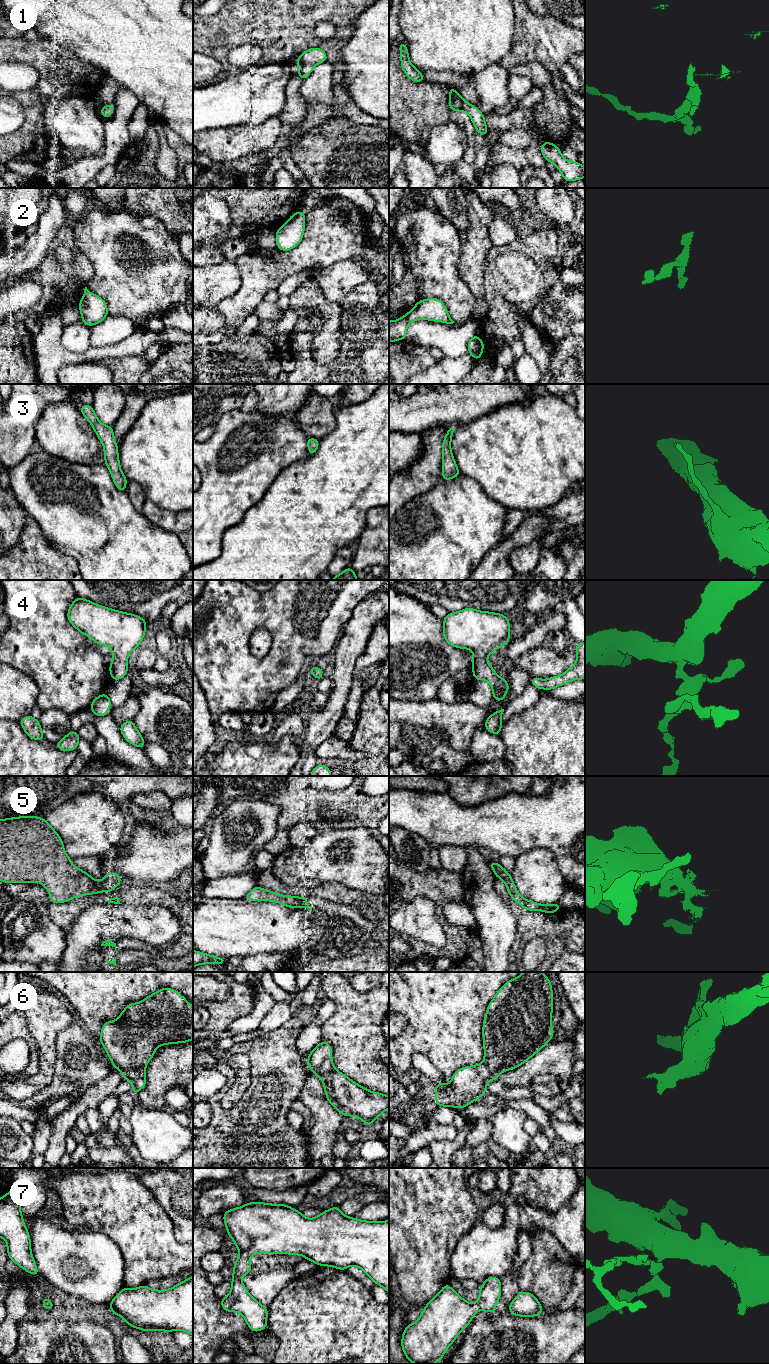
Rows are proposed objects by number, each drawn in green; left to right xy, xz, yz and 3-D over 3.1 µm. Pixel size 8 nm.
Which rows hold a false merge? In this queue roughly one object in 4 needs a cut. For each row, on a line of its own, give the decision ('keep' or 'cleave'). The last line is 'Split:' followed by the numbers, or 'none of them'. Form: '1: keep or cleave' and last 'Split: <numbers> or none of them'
1: keep
2: keep
3: keep
4: keep
5: keep
6: keep
7: keep
Split: none of them

